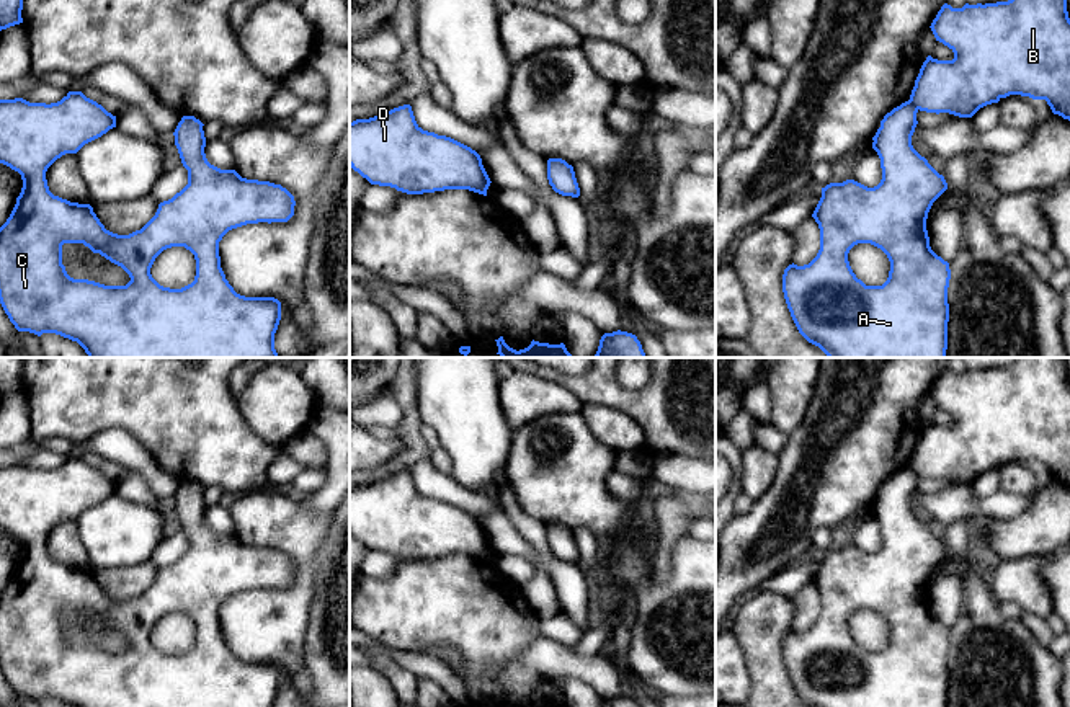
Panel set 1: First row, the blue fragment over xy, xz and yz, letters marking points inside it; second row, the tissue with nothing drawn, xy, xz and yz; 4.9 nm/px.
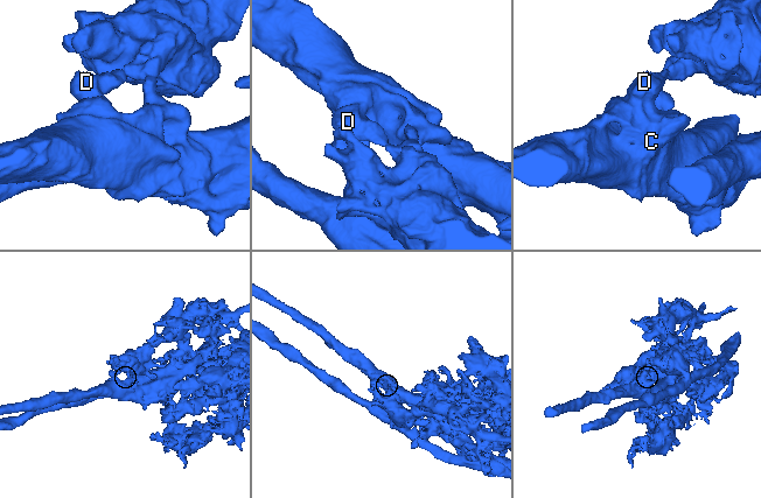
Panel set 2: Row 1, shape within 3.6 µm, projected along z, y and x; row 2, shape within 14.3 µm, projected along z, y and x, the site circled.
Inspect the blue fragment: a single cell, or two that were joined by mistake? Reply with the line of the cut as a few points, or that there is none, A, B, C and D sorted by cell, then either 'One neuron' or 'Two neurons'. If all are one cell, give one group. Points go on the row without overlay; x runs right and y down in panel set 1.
Split along yz (900, 471), (912, 471), (917, 475). Groups: A C D / B. Two neurons

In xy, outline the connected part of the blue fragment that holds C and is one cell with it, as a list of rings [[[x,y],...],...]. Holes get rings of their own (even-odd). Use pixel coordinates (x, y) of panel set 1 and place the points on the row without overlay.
[[[69,457],[57,469],[29,469],[23,464],[0,465],[0,529],[18,537],[23,554],[16,570],[0,593],[0,669],[18,697],[38,702],[56,699],[72,707],[274,707],[281,686],[281,668],[274,663],[245,663],[234,656],[221,634],[219,607],[237,593],[258,588],[288,588],[294,581],[294,562],[270,547],[242,544],[235,536],[221,536],[206,524],[203,490],[181,485],[173,498],[188,550],[172,565],[158,570],[155,581],[129,601],[105,594],[90,570],[78,570],[49,557],[46,537],[65,519],[77,519],[85,509],[116,493],[116,482],[82,457]],[[83,609],[121,632],[131,643],[126,651],[105,651],[88,645],[74,645],[62,630],[62,611]],[[185,612],[194,620],[194,647],[181,655],[160,651],[150,640],[155,624],[167,614]]]

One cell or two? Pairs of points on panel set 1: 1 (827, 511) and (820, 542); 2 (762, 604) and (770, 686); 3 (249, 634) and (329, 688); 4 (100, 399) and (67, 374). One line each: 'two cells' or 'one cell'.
1: two cells
2: one cell
3: two cells
4: one cell

